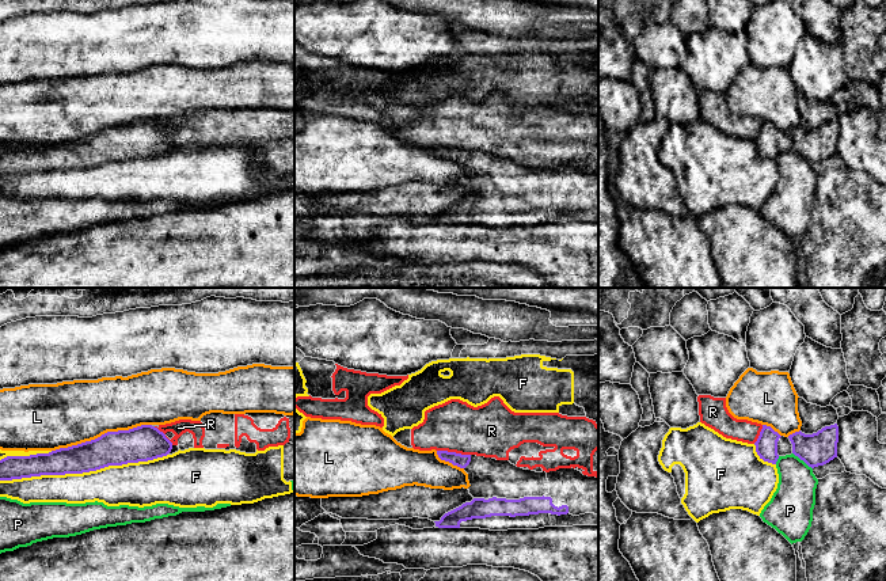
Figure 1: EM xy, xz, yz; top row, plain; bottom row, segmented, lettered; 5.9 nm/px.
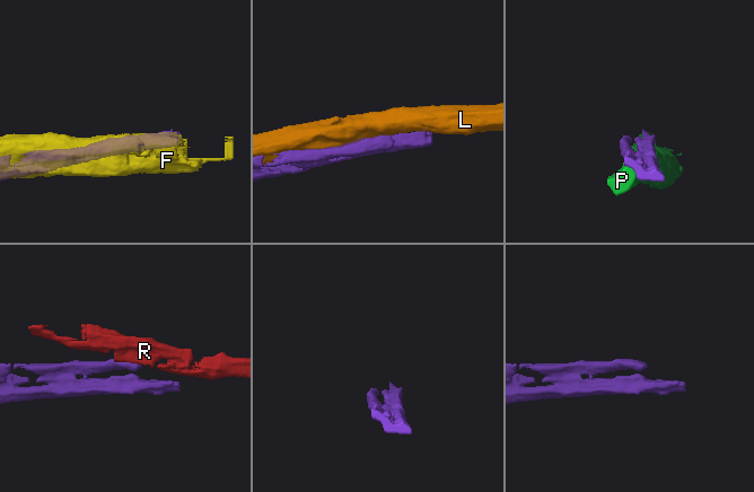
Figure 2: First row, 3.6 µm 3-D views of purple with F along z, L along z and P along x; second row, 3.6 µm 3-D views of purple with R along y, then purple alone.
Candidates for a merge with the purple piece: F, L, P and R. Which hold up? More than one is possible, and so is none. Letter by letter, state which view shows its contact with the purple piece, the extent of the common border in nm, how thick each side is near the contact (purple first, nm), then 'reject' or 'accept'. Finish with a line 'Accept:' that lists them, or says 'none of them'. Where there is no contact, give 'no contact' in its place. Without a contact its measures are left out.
F: xy | 1000 nm | 200/240 nm | reject
L: xy | 600 nm | 200/380 nm | reject
P: yz | 160 nm | 190/240 nm | reject
R: xz | 200 nm | 80/320 nm | reject
Accept: none of them

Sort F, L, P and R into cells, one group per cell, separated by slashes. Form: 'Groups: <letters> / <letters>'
Groups: F / L / P / R

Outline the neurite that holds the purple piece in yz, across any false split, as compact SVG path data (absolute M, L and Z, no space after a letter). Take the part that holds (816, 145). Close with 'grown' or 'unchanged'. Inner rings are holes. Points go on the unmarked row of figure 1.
M825 122L817 129L805 130L801 126L788 132L792 149L809 163L824 162L837 153L839 122Z; unchanged

